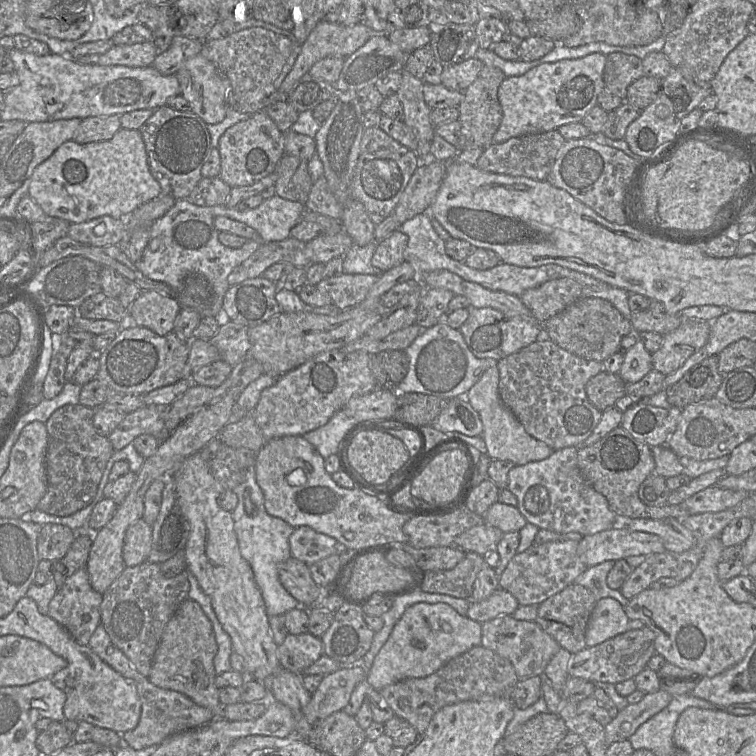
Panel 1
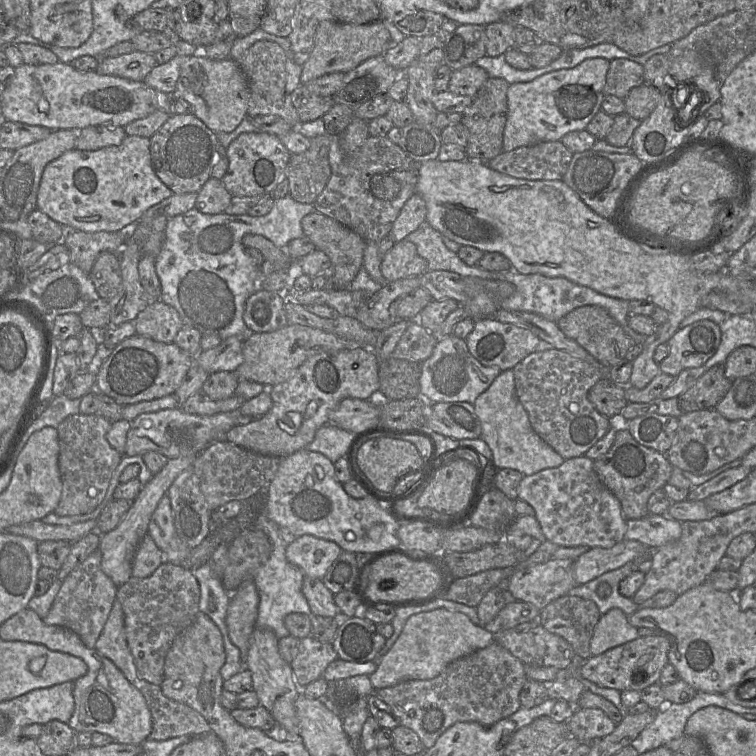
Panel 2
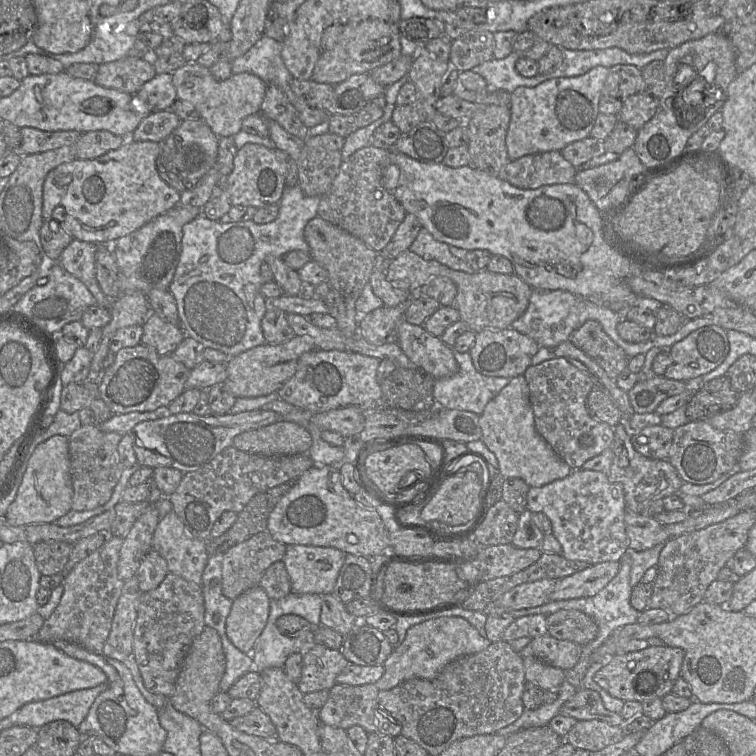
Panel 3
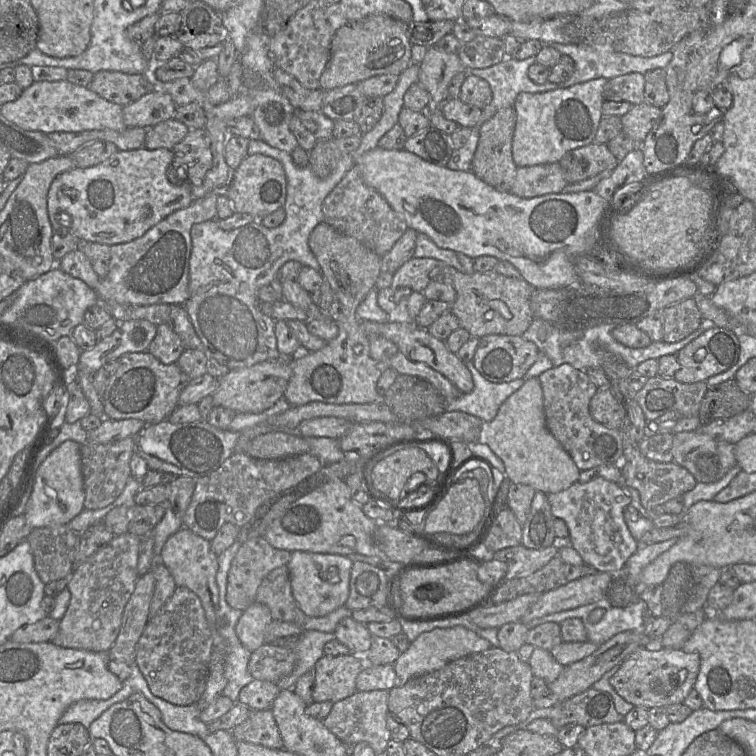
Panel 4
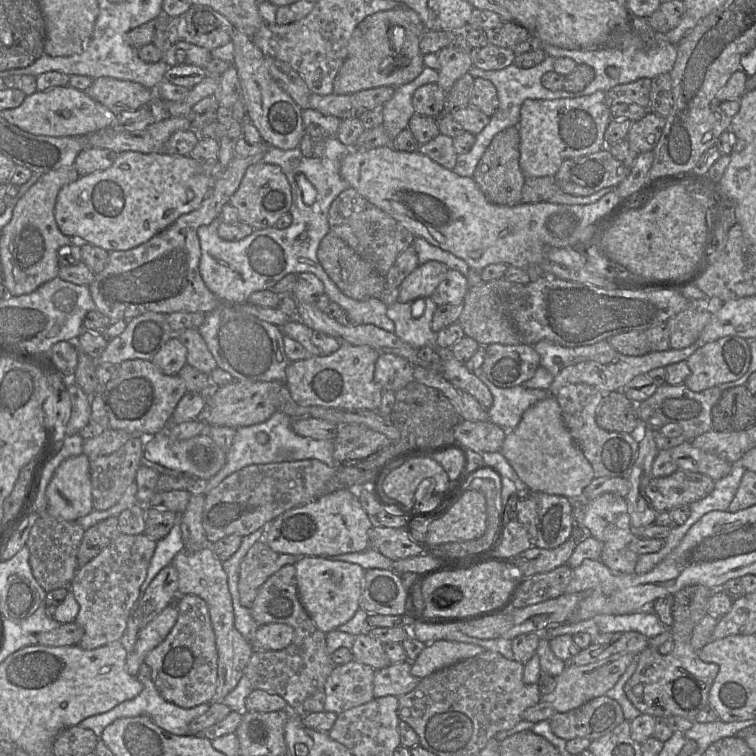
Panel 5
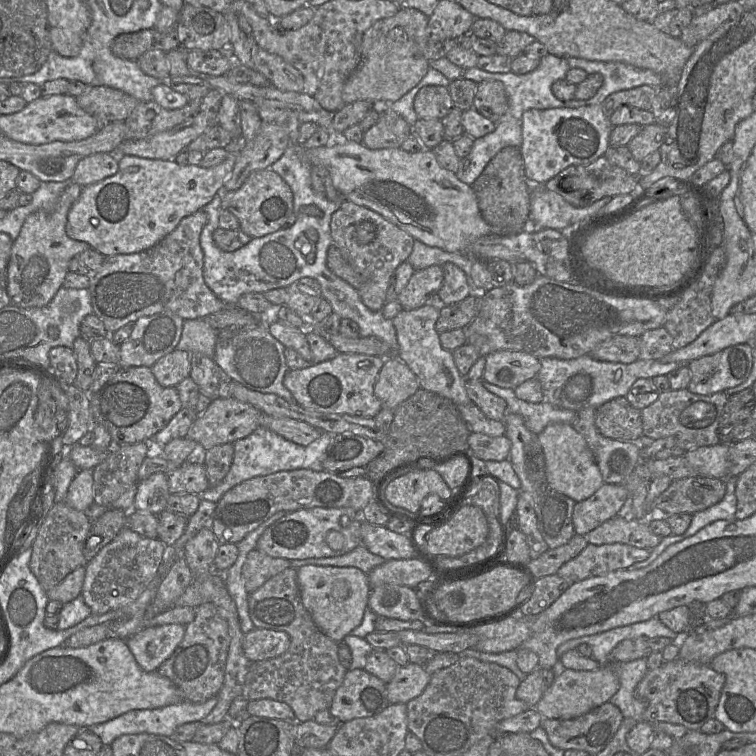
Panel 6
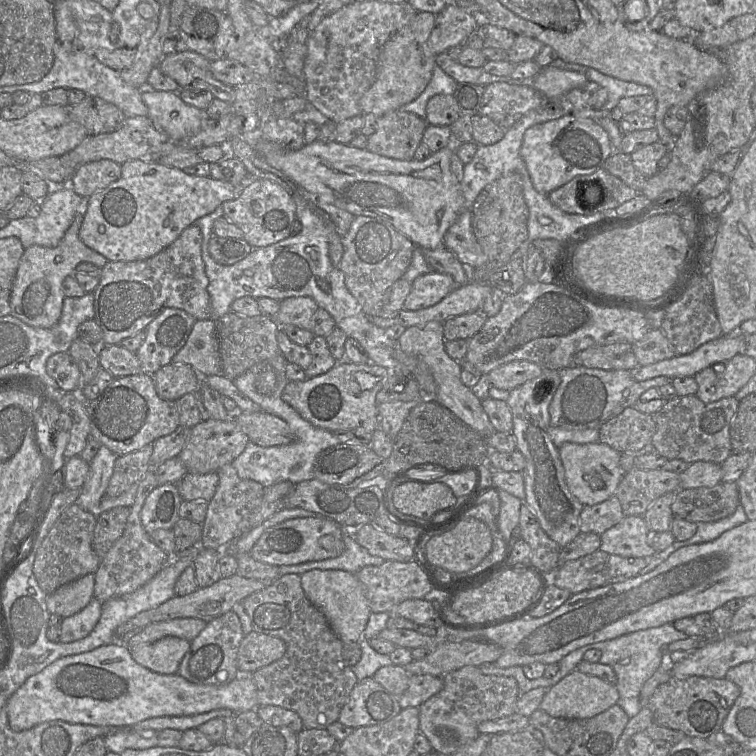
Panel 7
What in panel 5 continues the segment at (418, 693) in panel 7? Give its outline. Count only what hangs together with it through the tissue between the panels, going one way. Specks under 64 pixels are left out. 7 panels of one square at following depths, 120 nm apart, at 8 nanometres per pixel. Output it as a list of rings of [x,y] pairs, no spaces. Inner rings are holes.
[[[411,662],[391,663],[389,666],[376,670],[373,681],[374,697],[399,697],[412,691],[418,684],[419,678],[411,673]]]

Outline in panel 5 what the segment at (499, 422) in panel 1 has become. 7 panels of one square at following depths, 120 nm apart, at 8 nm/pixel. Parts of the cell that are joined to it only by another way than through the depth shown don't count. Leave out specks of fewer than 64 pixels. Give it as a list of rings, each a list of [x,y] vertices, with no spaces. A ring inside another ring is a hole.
[[[552,395],[529,407],[519,424],[507,430],[500,452],[519,479],[537,493],[560,495],[573,500],[594,478],[591,464],[565,426],[559,403]]]

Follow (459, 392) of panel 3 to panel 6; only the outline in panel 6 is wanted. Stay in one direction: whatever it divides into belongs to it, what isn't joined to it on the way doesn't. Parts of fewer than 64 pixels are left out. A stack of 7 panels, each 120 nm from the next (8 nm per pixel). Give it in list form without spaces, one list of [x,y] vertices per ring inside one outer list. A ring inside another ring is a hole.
[[[484,379],[479,381],[489,392],[504,399],[507,403],[508,413],[520,415],[527,428],[537,435],[549,424],[567,423],[571,425],[576,418],[576,412],[573,410],[559,409],[544,401],[527,402],[519,399],[513,389],[490,384]]]

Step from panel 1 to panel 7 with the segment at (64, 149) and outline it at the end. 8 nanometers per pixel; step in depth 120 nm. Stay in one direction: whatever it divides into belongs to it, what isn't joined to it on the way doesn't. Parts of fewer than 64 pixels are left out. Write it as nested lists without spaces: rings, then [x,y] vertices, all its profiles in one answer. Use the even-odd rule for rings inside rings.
[[[148,158],[126,161],[121,165],[121,176],[106,188],[87,198],[87,208],[79,229],[79,237],[89,248],[108,261],[140,261],[161,252],[173,243],[185,228],[199,218],[212,213],[226,201],[233,200],[239,187],[229,182],[201,177],[185,170],[158,164]]]

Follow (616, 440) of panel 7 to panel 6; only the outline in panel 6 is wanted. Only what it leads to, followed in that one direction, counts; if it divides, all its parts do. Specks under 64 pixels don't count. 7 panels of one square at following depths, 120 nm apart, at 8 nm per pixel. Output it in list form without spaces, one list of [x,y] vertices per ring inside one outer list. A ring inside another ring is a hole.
[[[625,397],[613,398],[595,410],[595,427],[604,437],[635,442],[643,435],[641,410],[633,408]]]

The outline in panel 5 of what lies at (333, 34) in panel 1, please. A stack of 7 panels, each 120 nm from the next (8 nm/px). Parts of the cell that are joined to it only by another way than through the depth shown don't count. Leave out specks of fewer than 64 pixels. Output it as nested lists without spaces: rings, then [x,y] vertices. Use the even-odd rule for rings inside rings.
[[[404,5],[367,16],[349,38],[347,57],[334,78],[333,93],[353,94],[380,86],[397,88],[413,81],[425,66],[419,48],[425,30],[418,14]]]

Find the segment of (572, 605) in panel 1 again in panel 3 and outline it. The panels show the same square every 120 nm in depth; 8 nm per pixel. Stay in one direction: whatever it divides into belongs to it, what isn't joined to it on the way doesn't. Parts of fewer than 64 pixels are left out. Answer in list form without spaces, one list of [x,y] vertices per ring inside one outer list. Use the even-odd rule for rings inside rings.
[[[562,609],[546,616],[548,633],[559,640],[587,645],[598,635],[596,622],[579,610]]]

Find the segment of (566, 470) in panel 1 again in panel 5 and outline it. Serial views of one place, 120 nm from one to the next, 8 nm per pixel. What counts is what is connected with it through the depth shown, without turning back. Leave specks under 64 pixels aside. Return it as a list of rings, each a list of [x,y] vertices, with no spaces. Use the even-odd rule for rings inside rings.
[[[604,493],[585,508],[582,526],[588,534],[599,540],[602,545],[600,561],[614,572],[631,574],[639,555],[629,549],[629,544],[634,538],[634,529],[630,525],[627,503],[624,497],[612,493]]]

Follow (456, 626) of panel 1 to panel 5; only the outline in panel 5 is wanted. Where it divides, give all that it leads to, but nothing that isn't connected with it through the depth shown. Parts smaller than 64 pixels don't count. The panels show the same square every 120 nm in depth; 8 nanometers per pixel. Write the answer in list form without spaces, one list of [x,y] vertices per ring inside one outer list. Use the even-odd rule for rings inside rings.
[[[446,639],[425,644],[425,648],[411,663],[411,673],[419,679],[486,651],[477,644]]]

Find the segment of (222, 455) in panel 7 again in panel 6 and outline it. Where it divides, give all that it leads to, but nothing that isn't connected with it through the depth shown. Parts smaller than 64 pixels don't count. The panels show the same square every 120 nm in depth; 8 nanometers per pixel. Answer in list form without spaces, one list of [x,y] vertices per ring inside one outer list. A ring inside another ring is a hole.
[[[216,398],[211,400],[204,413],[200,414],[188,430],[187,437],[196,442],[199,453],[203,453],[214,446],[233,444],[252,434],[259,427],[261,412],[252,405],[234,398]]]

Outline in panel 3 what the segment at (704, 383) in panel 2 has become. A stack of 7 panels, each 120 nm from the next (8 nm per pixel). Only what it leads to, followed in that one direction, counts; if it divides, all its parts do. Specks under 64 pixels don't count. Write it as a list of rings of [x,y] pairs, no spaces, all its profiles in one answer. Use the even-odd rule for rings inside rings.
[[[727,374],[714,378],[706,382],[685,405],[687,417],[690,421],[708,421],[734,408],[740,396]]]

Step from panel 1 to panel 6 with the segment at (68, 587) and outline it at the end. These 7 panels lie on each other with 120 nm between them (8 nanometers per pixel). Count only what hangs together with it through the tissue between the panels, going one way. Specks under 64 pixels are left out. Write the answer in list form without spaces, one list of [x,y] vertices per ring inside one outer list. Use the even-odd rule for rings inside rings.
[[[124,527],[117,536],[85,566],[81,596],[91,614],[101,615],[134,602],[157,575],[166,545]]]

